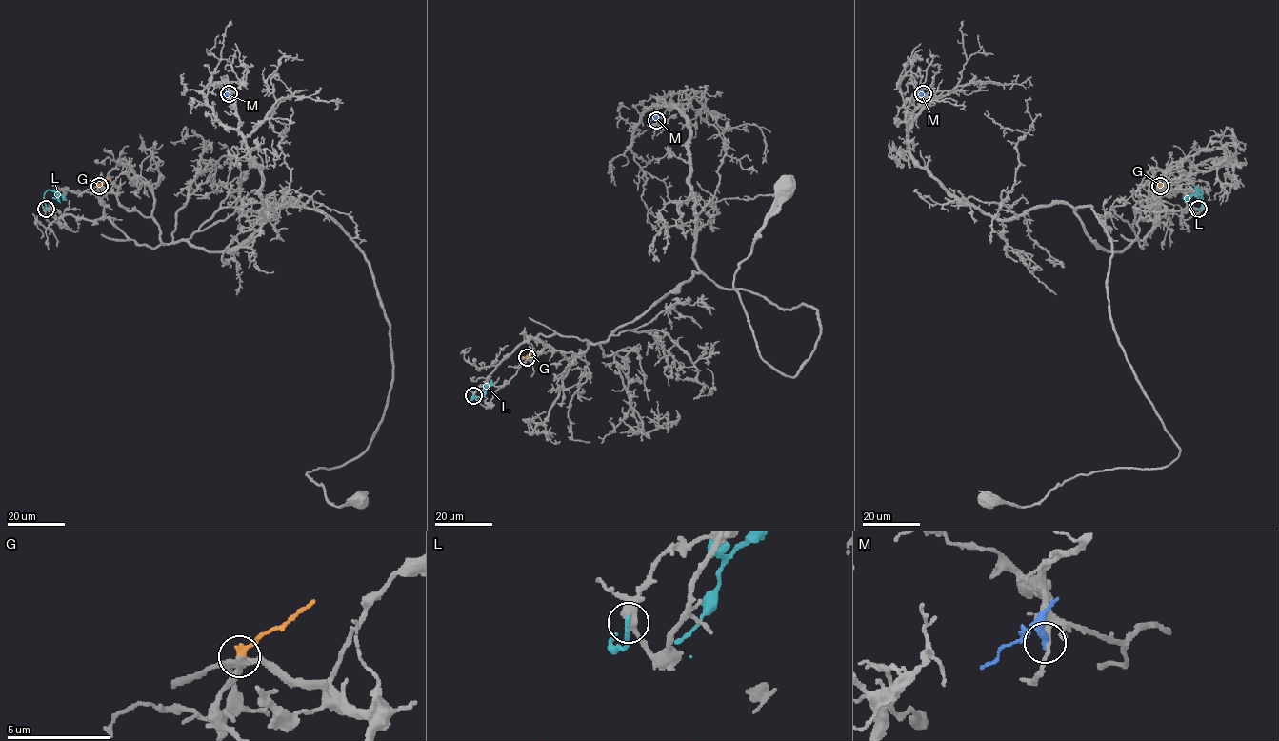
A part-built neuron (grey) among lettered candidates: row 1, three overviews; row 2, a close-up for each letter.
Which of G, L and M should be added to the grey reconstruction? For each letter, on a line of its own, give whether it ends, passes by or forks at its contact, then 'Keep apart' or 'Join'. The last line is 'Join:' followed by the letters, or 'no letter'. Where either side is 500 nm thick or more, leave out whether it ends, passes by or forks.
G: It ends there. Join
L: It ends there. Keep apart
M: It ends there. Keep apart
Join: G

